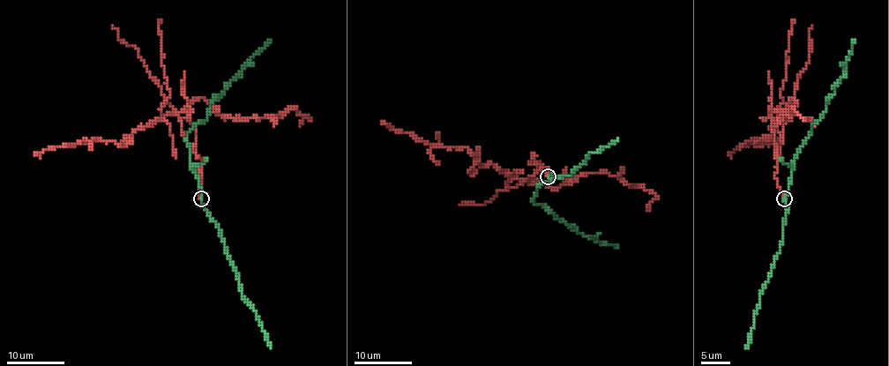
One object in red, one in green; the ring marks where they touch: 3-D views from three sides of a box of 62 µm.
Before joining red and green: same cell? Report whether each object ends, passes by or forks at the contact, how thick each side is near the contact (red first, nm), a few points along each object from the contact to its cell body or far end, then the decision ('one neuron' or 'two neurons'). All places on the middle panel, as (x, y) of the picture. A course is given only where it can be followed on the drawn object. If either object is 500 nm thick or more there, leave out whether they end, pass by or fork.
red ends | green passes by | 180/200 nm | red via (548, 176), (548, 168), (526, 179), (558, 188), (589, 172), (608, 172), (656, 197), (646, 208) | green via (548, 176), (546, 182), (538, 186), (534, 202), (543, 205), (570, 228), (617, 247) | two neurons

